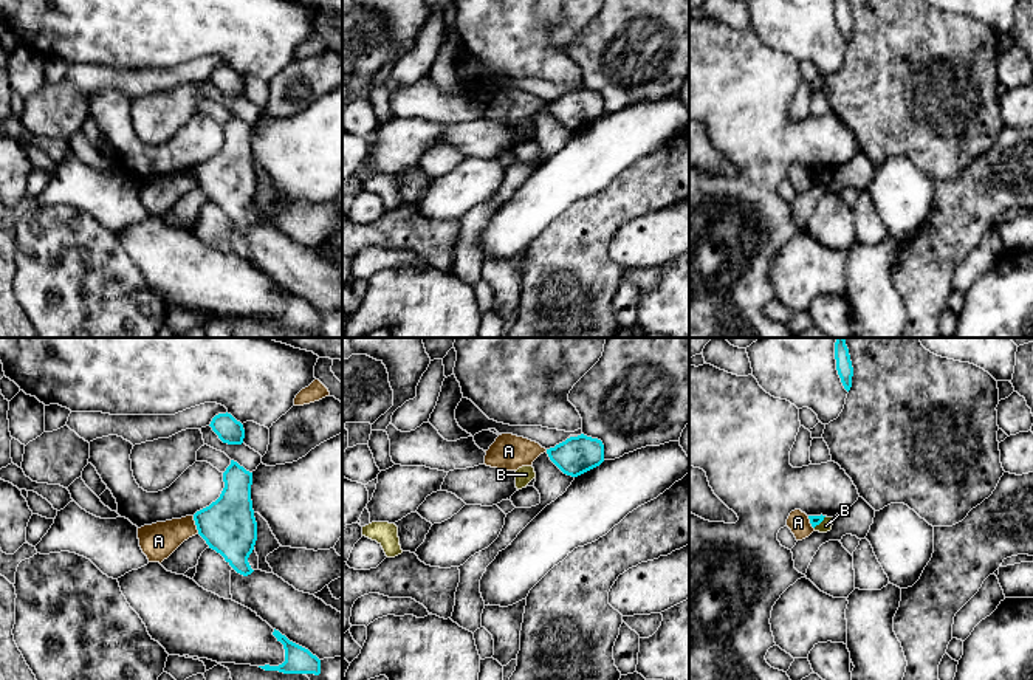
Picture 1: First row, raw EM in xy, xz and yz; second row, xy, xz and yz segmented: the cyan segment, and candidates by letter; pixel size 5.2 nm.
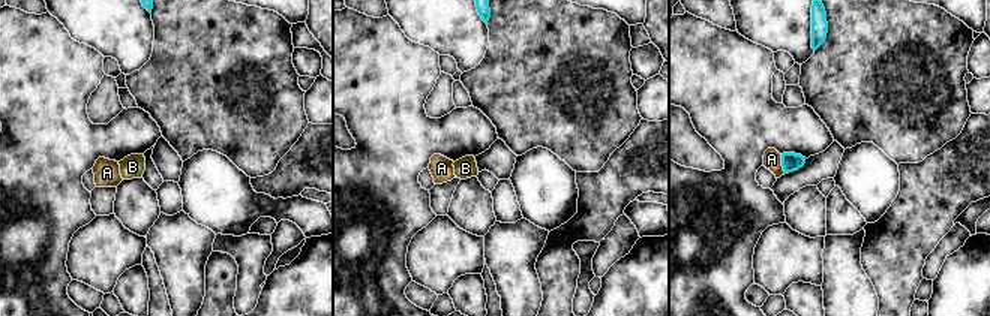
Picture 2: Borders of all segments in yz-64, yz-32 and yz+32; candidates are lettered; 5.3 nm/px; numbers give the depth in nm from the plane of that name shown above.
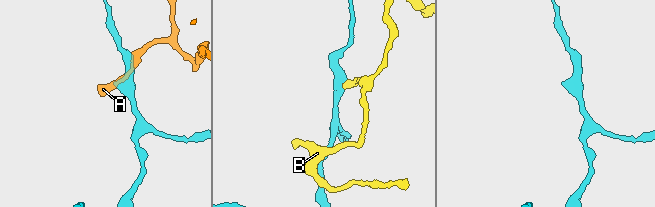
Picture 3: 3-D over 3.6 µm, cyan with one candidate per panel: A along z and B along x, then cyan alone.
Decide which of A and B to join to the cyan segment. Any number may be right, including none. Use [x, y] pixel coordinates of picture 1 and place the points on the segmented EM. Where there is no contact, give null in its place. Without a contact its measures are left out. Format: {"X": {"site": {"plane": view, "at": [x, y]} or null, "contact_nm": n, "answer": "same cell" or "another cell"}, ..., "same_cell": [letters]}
{"A": {"site": {"plane": "xy", "at": [197, 525]}, "contact_nm": 100, "answer": "another cell"}, "B": {"site": {"plane": "yz", "at": [820, 522]}, "contact_nm": 90, "answer": "another cell"}, "same_cell": []}

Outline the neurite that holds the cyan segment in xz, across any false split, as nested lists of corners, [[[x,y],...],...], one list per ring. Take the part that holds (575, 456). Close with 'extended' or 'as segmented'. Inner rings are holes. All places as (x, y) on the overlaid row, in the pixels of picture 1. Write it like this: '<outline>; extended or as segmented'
[[[581,434],[547,449],[547,454],[564,474],[578,477],[604,462],[604,445]]]; as segmented

